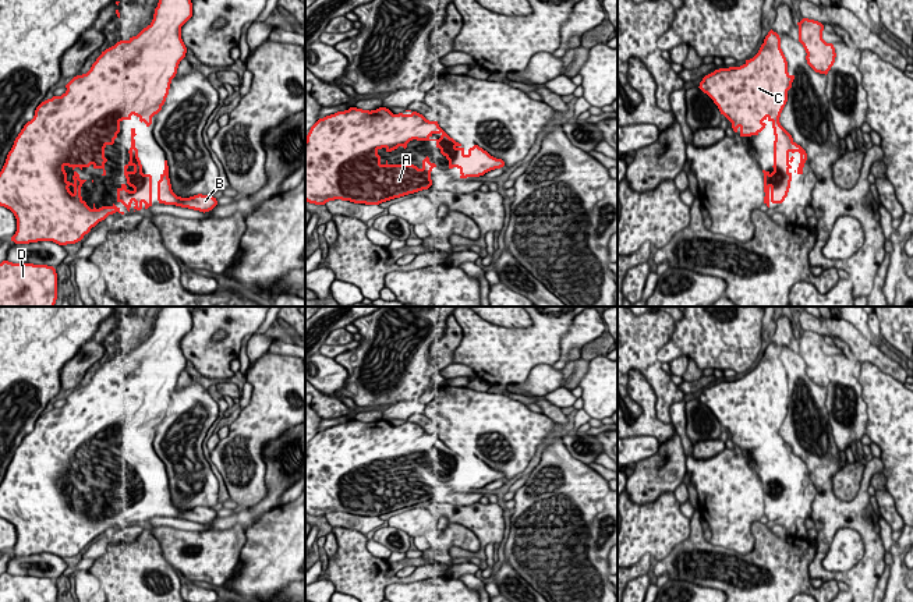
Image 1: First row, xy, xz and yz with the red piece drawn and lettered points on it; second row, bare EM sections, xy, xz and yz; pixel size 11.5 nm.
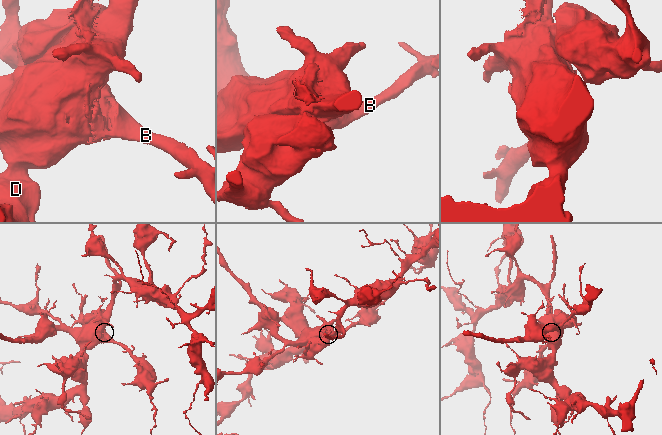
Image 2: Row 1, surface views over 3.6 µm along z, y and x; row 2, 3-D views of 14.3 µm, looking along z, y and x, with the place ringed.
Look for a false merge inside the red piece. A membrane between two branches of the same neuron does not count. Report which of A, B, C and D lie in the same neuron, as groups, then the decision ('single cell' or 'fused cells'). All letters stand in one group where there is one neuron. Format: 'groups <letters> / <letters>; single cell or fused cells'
groups A B C D; single cell

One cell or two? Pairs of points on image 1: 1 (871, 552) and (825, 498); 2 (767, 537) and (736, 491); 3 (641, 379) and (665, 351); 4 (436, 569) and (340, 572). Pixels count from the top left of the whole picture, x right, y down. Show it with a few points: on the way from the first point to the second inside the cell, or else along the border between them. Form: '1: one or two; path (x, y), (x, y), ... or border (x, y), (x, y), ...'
1: one; path (871, 537), (850, 514), (841, 513)
2: two; border (758, 520), (752, 526), (753, 548), (747, 552)
3: two; border (673, 329), (669, 340), (658, 351), (661, 364)
4: one; path (413, 577), (406, 580), (381, 580), (364, 576)

